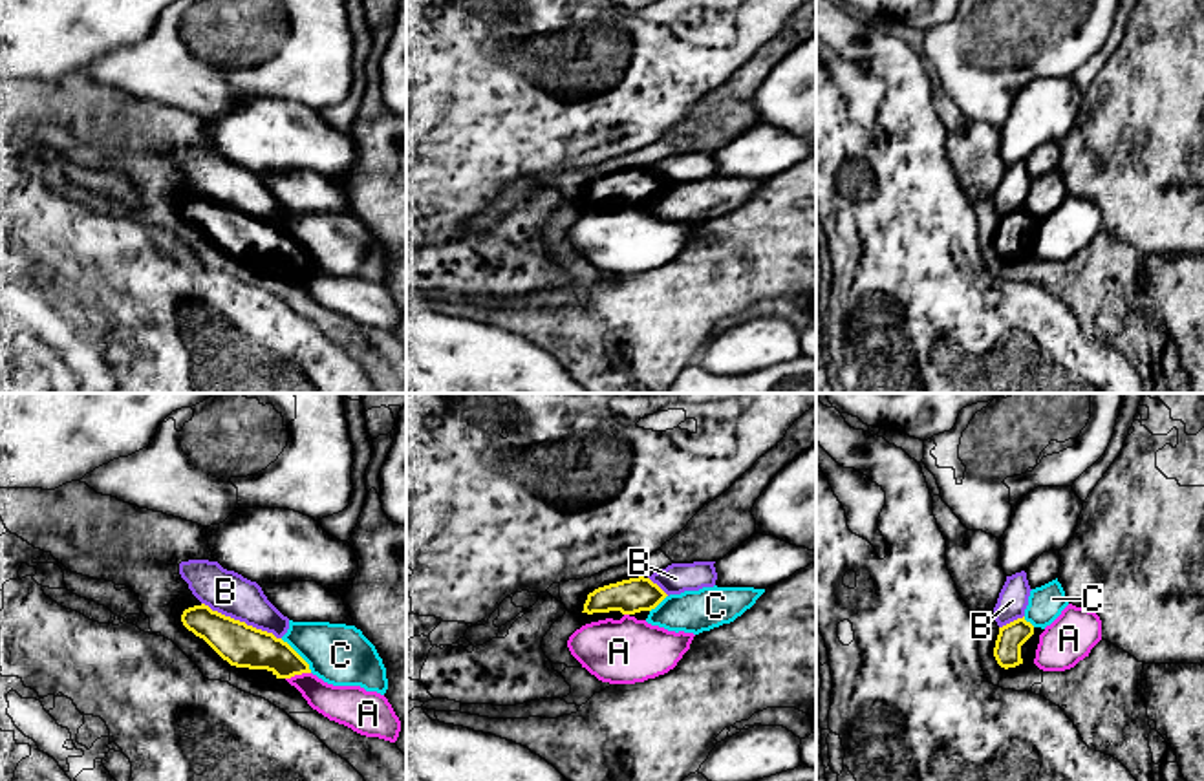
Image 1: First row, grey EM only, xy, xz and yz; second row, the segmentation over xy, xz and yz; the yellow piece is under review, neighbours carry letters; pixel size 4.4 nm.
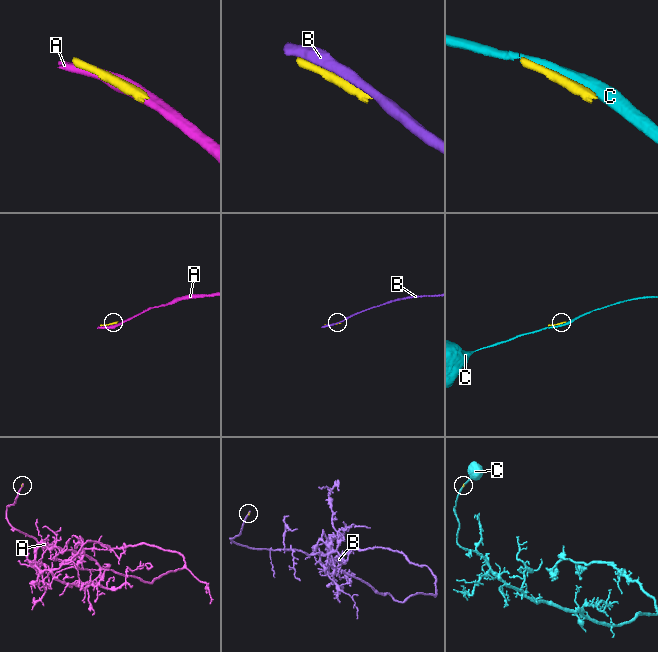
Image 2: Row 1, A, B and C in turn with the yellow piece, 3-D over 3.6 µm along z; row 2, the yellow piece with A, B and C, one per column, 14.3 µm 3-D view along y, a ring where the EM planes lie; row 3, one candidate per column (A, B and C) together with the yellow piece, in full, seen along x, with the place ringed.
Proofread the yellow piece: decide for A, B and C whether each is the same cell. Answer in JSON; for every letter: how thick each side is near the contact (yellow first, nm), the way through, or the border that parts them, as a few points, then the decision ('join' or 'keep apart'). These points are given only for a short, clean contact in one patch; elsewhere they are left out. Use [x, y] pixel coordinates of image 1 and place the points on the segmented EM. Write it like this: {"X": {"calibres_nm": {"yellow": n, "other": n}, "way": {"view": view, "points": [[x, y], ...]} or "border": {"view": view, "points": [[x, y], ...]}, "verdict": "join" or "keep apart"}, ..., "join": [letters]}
{"A": {"calibres_nm": {"yellow": 180, "other": 170}, "verdict": "keep apart"}, "B": {"calibres_nm": {"yellow": 190, "other": 190}, "verdict": "keep apart"}, "C": {"calibres_nm": {"yellow": 190, "other": 260}, "verdict": "keep apart"}, "join": []}

